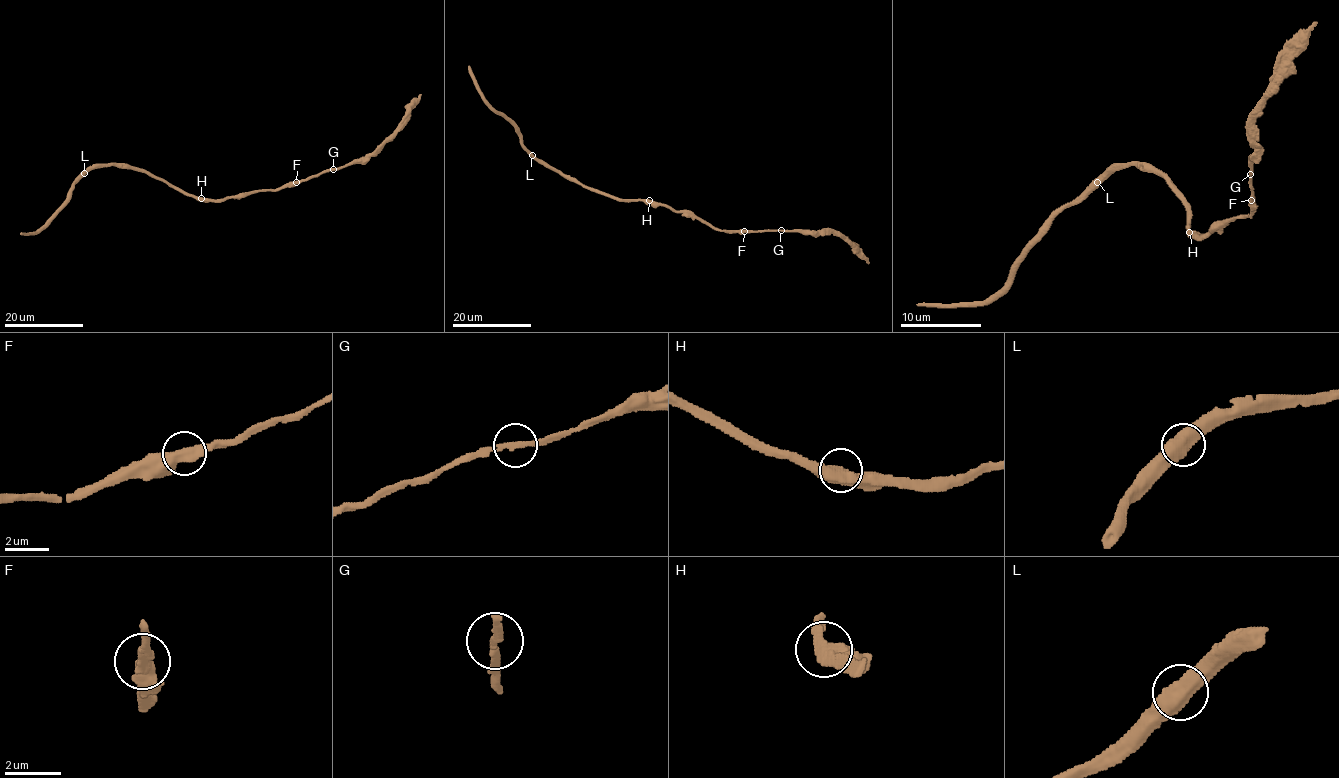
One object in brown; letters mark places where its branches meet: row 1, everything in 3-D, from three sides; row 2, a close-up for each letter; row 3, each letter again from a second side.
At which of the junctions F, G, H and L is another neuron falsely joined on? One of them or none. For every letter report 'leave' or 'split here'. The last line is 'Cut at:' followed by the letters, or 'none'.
F: leave
G: leave
H: leave
L: leave
Cut at: none

